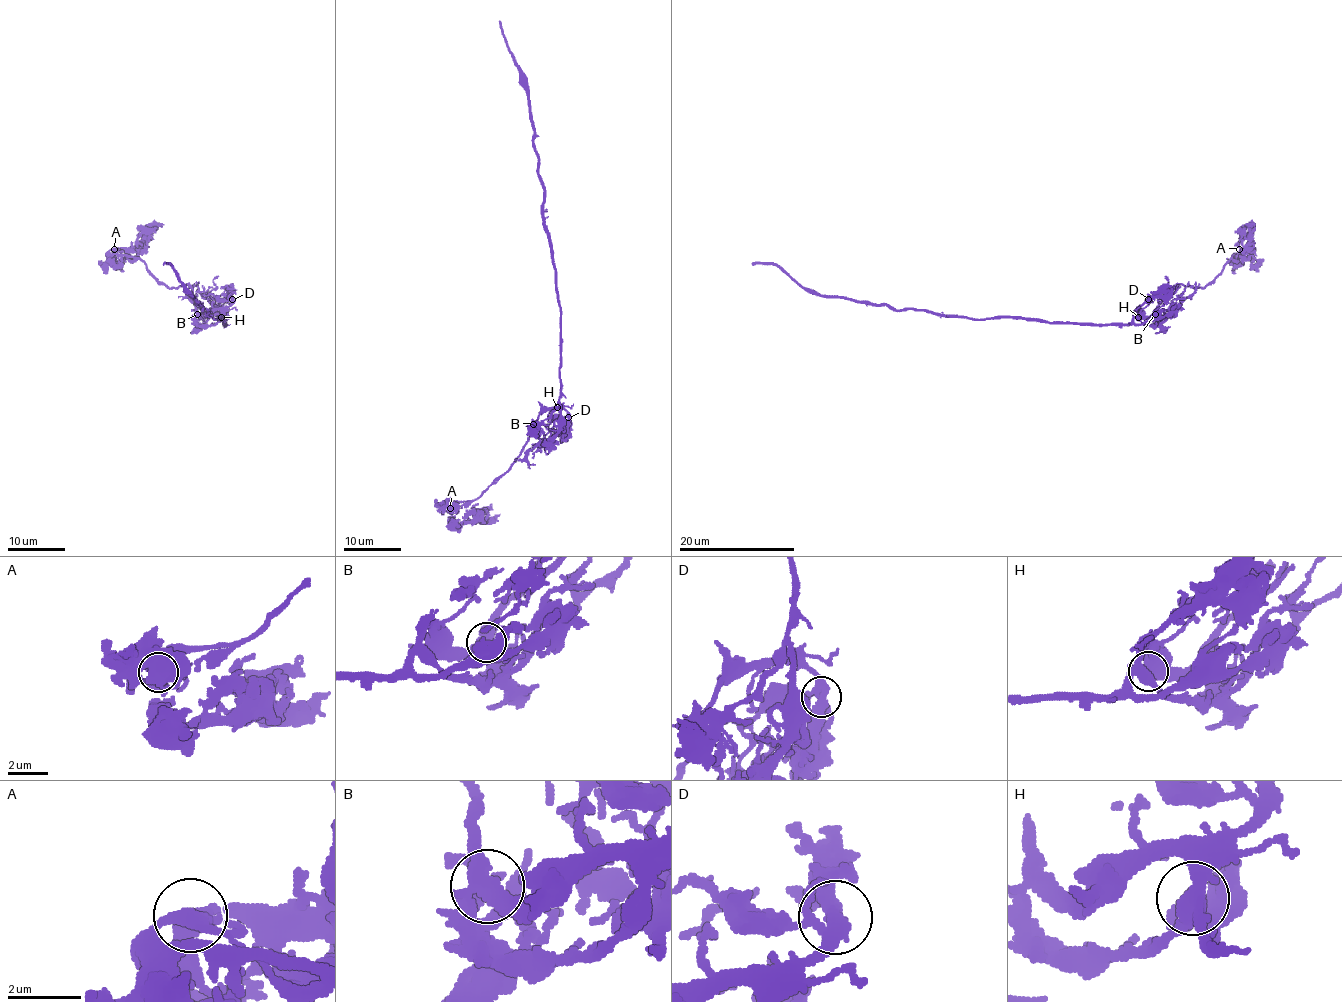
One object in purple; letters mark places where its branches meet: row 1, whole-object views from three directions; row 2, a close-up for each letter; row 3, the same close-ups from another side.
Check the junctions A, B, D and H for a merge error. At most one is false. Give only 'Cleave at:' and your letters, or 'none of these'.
Cleave at: none of these

